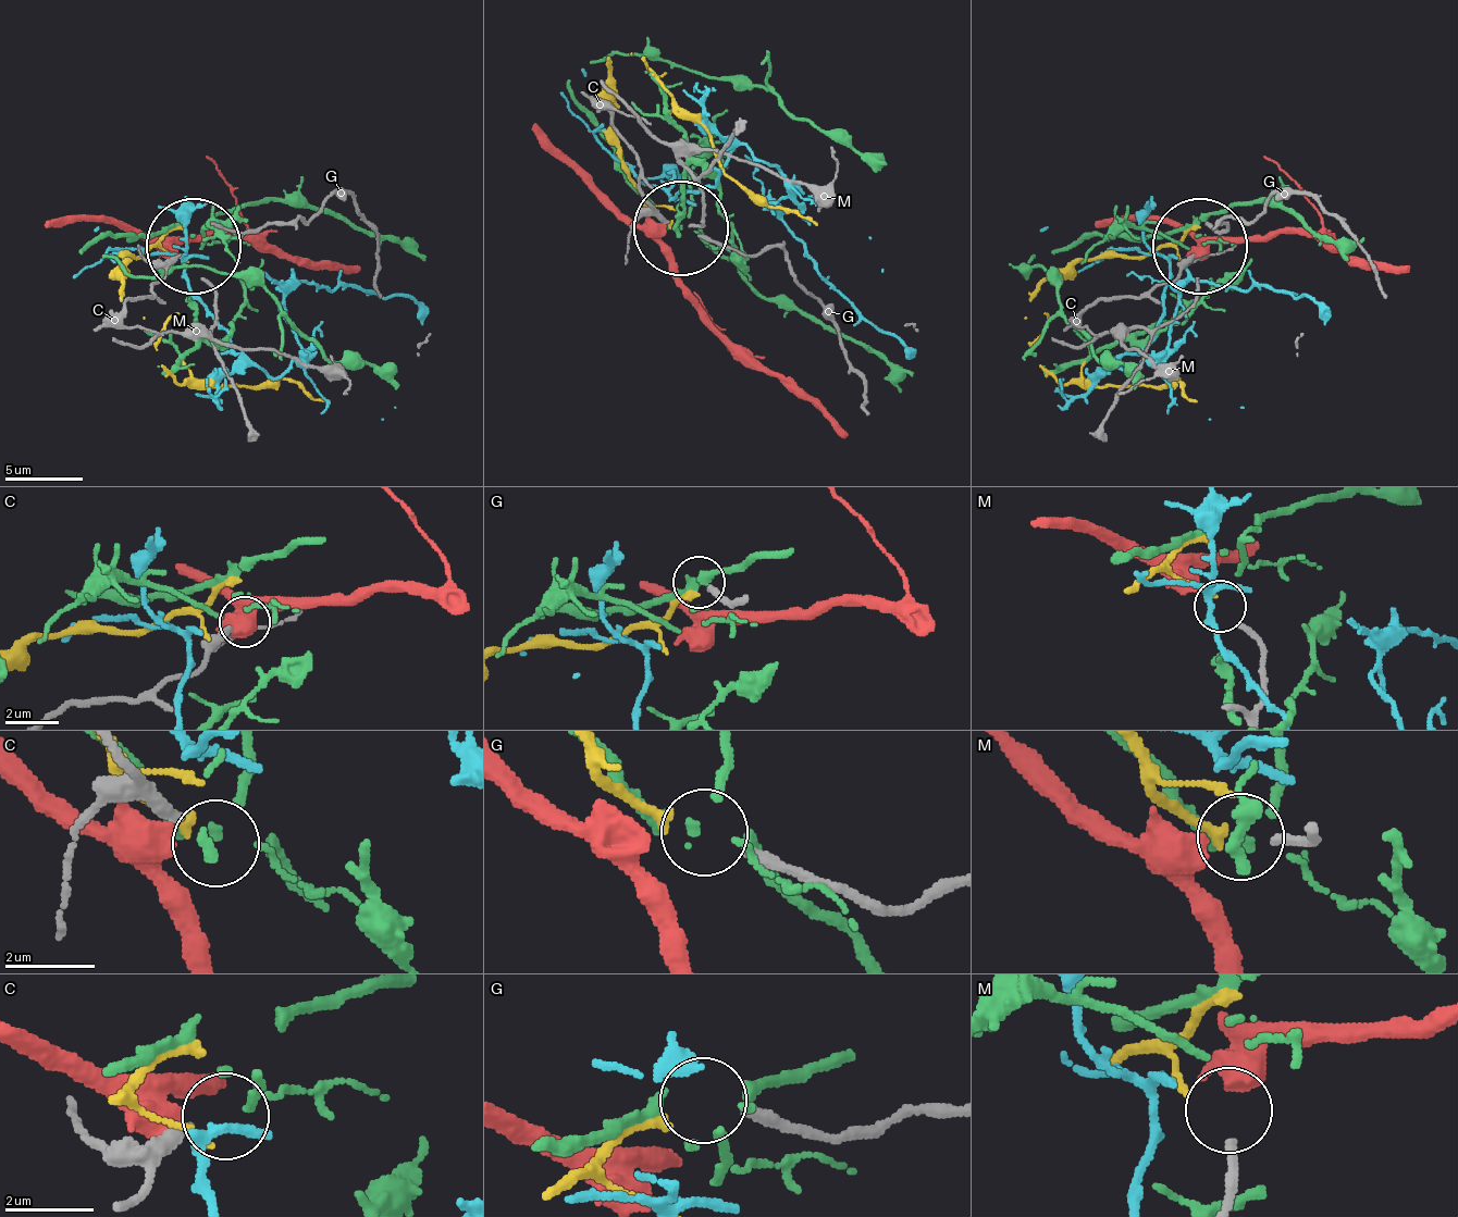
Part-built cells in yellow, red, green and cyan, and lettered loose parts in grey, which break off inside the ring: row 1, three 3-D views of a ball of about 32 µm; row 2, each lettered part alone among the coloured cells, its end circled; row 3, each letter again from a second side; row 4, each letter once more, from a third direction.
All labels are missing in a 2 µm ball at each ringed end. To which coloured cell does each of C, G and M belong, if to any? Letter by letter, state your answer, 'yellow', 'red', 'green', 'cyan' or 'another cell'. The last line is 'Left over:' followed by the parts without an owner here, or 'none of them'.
C: another cell
G: yellow
M: red
Left over: C

